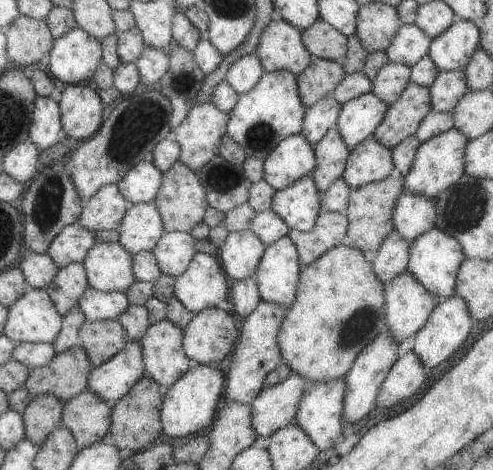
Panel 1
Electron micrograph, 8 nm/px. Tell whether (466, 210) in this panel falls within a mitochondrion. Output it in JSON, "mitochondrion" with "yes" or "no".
{"mitochondrion":"yes"}

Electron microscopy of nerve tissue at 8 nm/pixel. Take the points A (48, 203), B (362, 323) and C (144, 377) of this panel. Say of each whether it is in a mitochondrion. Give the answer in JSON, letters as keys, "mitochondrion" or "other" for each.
{"A":"mitochondrion","B":"mitochondrion","C":"other"}

